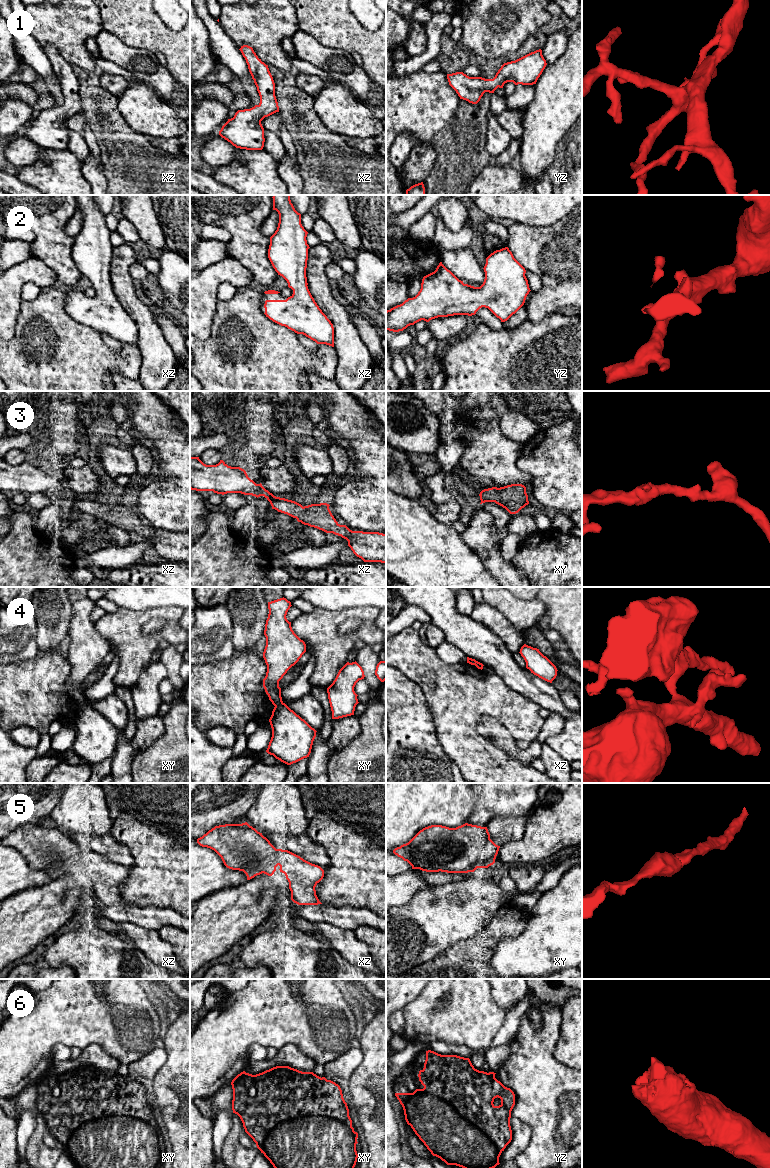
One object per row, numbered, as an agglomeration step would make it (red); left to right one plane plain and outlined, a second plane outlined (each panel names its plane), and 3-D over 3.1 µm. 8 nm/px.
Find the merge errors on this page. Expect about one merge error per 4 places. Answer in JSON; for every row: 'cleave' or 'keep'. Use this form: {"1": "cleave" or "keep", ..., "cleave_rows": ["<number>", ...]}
{"1": "keep", "2": "keep", "3": "keep", "4": "cleave", "5": "keep", "6": "keep", "cleave_rows": ["4"]}

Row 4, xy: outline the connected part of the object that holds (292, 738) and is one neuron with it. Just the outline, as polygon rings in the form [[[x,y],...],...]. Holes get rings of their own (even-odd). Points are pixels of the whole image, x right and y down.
[[[285,703],[274,707],[269,719],[272,737],[266,752],[291,765],[309,757],[316,730]]]

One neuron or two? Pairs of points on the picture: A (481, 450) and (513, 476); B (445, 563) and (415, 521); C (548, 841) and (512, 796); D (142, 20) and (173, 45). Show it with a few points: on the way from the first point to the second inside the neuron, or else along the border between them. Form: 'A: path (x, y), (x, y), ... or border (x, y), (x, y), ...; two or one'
A: path (489, 454), (505, 470); one
B: path (435, 553), (415, 531); one
C: border (537, 793), (537, 799), (526, 814); two
D: path (150, 28), (161, 39), (165, 40); one

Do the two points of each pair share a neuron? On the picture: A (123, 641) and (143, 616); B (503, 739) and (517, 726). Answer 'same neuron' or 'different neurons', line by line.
A: different neurons
B: different neurons

